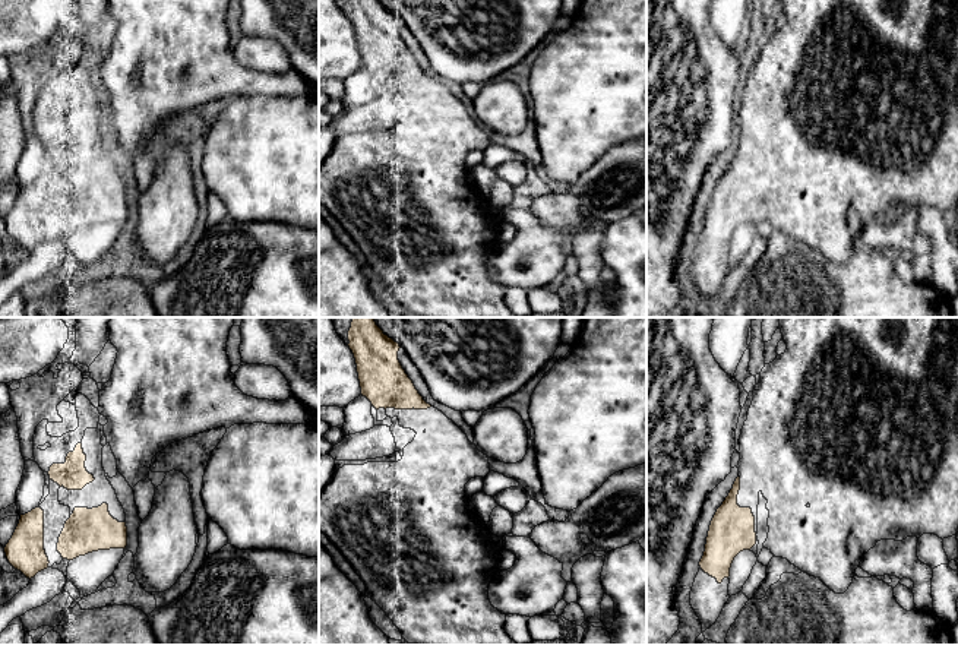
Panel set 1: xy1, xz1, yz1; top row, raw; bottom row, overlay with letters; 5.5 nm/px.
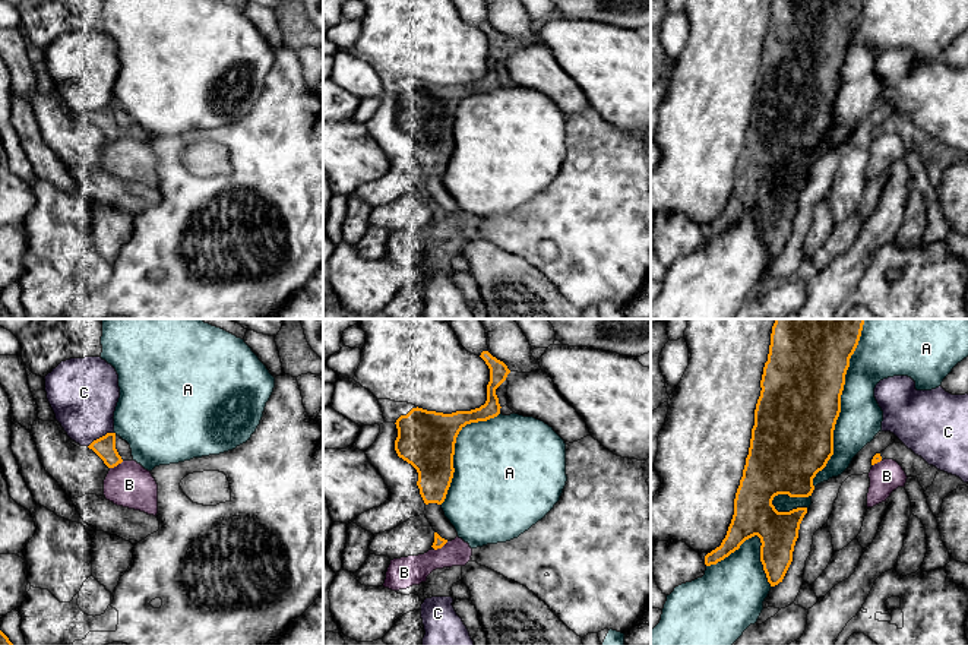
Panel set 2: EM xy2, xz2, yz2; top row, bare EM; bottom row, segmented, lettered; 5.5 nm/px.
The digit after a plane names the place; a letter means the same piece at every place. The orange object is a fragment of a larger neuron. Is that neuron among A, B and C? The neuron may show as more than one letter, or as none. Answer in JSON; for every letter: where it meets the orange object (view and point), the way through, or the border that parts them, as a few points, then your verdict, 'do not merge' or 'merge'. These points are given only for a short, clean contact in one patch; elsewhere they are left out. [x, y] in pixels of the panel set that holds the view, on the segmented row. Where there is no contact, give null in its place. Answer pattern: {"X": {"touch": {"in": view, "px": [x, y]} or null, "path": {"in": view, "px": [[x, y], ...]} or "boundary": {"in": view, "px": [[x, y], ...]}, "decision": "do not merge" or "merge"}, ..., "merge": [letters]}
{"A": {"touch": {"in": "yz2", "px": [840, 402]}, "decision": "do not merge"}, "B": {"touch": {"in": "xz2", "px": [440, 547]}, "boundary": {"in": "xz2", "px": [[448, 541], [433, 549]]}, "decision": "do not merge"}, "C": {"touch": {"in": "xy2", "px": [100, 438]}, "decision": "do not merge"}, "merge": []}

